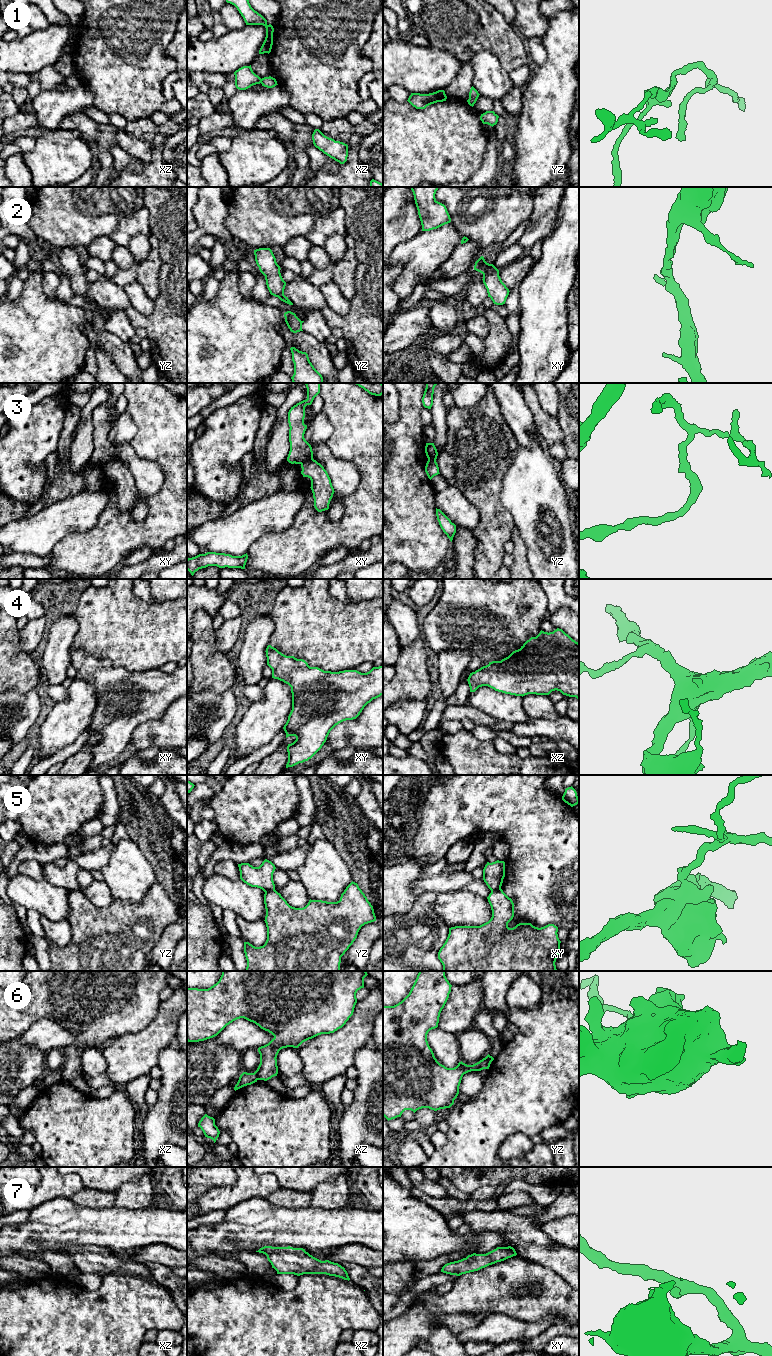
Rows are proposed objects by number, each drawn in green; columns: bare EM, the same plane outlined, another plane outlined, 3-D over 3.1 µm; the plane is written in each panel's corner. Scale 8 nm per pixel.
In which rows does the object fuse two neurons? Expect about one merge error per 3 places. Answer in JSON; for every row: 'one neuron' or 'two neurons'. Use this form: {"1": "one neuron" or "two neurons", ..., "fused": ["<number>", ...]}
{"1": "two neurons", "2": "one neuron", "3": "two neurons", "4": "one neuron", "5": "two neurons", "6": "two neurons", "7": "one neuron", "fused": ["1", "3", "5", "6"]}

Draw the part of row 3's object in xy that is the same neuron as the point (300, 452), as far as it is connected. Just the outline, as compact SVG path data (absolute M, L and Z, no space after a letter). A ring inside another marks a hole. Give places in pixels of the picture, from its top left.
M305 383L305 385L307 399L291 407L288 412L290 451L287 461L291 464L303 464L313 459L312 447L304 438L307 429L307 425L304 424L305 407L311 405L320 393L320 383Z

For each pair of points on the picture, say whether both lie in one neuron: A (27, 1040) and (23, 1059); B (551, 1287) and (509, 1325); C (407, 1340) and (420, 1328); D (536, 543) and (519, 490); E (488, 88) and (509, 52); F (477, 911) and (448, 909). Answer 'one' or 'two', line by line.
A: two
B: two
C: one
D: one
E: two
F: one

